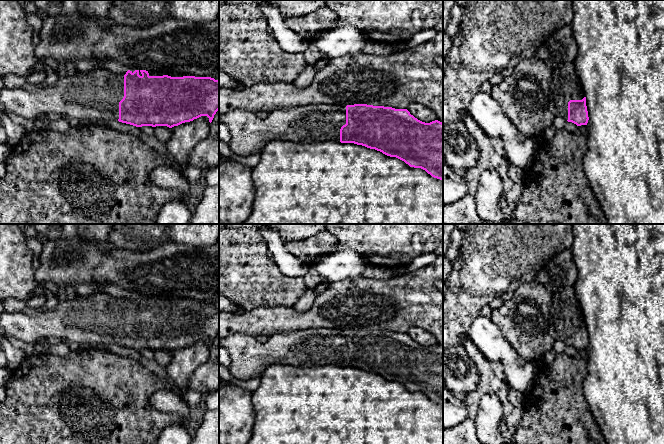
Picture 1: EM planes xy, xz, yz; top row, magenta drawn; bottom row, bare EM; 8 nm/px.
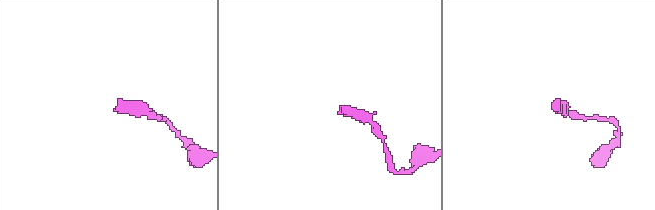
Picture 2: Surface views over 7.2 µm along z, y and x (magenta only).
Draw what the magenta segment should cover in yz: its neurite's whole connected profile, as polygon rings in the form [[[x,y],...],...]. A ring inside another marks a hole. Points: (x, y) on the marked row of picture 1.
[[[554,76],[549,90],[549,109],[577,126],[587,125],[586,97],[577,76]]]

